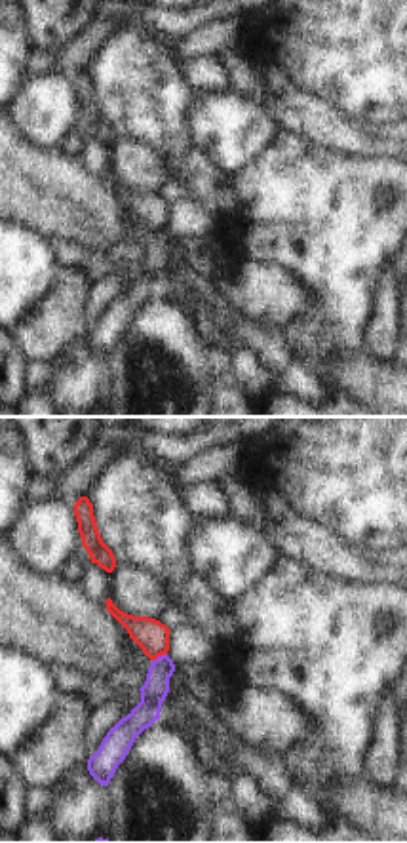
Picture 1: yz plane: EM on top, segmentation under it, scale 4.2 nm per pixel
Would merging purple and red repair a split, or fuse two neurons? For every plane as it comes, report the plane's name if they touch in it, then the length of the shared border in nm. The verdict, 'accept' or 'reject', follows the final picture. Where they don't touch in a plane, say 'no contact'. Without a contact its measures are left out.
contact in yz; length 70 nm

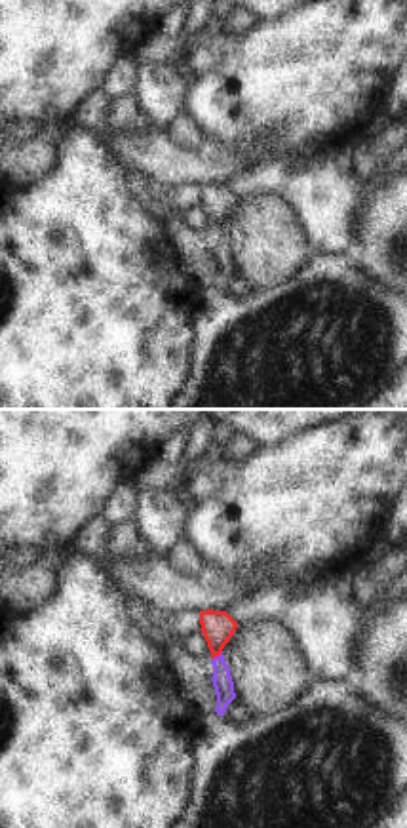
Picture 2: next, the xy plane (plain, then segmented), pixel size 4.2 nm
contact in xy; length 60 nm

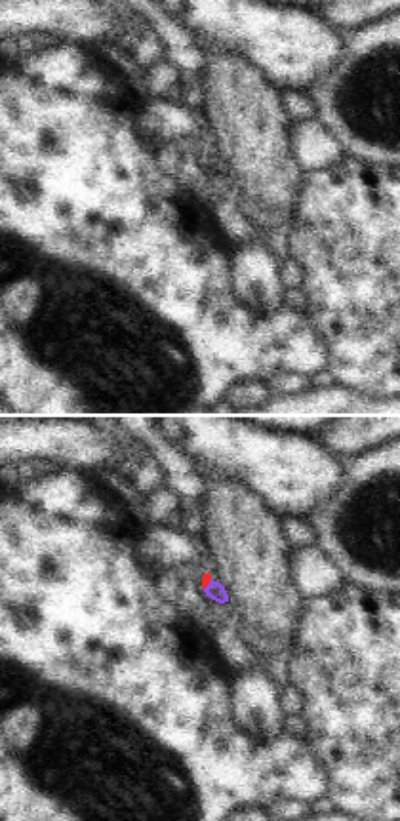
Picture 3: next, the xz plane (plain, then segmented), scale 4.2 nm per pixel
contact in xz; length 60 nm

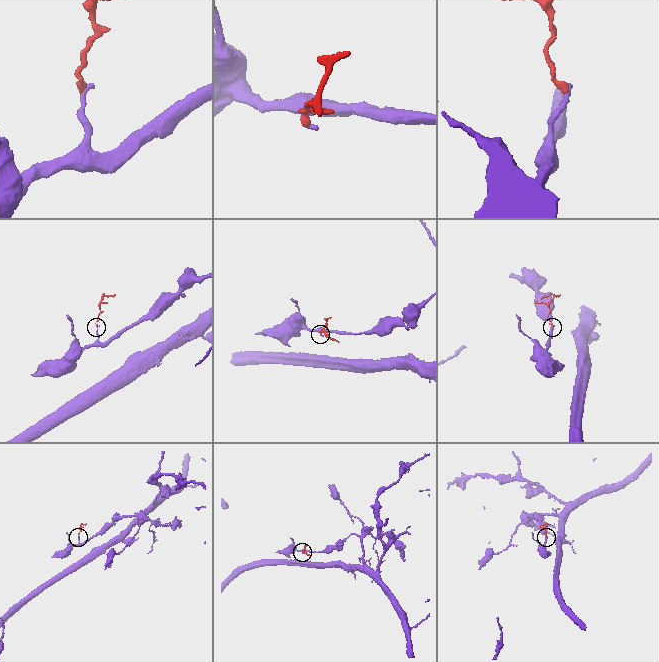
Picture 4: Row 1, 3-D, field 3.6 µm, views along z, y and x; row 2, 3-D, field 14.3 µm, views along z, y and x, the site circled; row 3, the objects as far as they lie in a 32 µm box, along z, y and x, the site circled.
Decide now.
reject

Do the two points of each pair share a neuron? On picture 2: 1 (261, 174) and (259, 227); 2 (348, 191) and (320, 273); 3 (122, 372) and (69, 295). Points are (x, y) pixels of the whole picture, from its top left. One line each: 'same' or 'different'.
1: different
2: different
3: same

